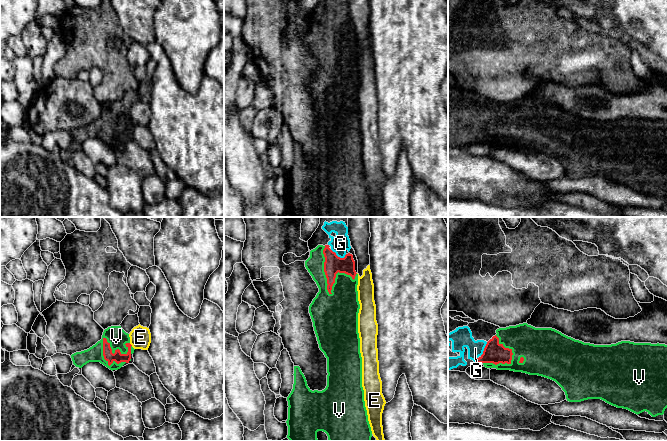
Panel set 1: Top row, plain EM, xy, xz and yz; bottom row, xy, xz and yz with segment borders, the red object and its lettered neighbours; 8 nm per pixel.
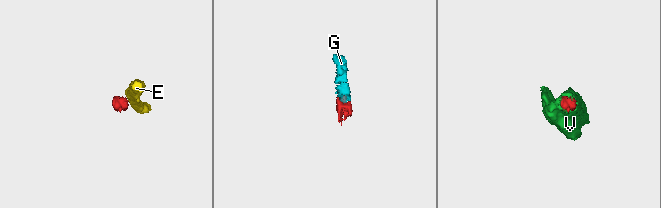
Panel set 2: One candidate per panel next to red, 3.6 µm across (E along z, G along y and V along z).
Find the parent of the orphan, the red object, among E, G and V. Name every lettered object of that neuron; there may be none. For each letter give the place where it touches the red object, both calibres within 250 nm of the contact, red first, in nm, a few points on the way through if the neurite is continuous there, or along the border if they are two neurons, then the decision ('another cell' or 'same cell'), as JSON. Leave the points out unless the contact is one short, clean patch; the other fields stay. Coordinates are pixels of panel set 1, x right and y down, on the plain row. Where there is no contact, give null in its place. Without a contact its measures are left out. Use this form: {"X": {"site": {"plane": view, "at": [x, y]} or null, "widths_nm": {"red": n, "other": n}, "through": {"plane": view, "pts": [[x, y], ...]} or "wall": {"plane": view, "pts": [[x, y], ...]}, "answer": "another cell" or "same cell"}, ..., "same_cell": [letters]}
{"E": {"site": {"plane": "xy", "at": [130, 120]}, "widths_nm": {"red": 80, "other": 180}, "wall": {"plane": "xy", "pts": [[129, 119], [132, 121]]}, "answer": "another cell"}, "G": {"site": {"plane": "xz", "at": [337, 32]}, "widths_nm": {"red": 150, "other": 150}, "answer": "same cell"}, "V": {"site": {"plane": "xy", "at": [109, 119]}, "widths_nm": {"red": 80, "other": 160}, "answer": "same cell"}, "same_cell": ["G", "V"]}

